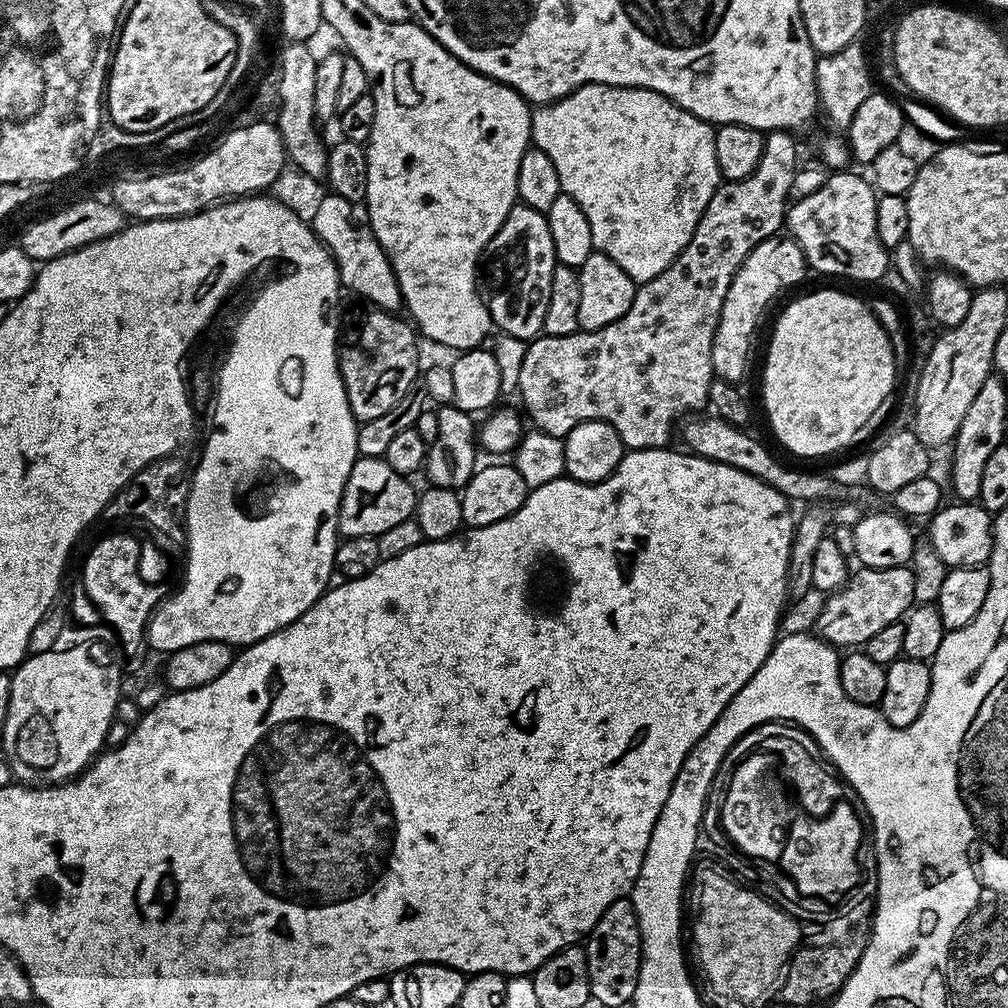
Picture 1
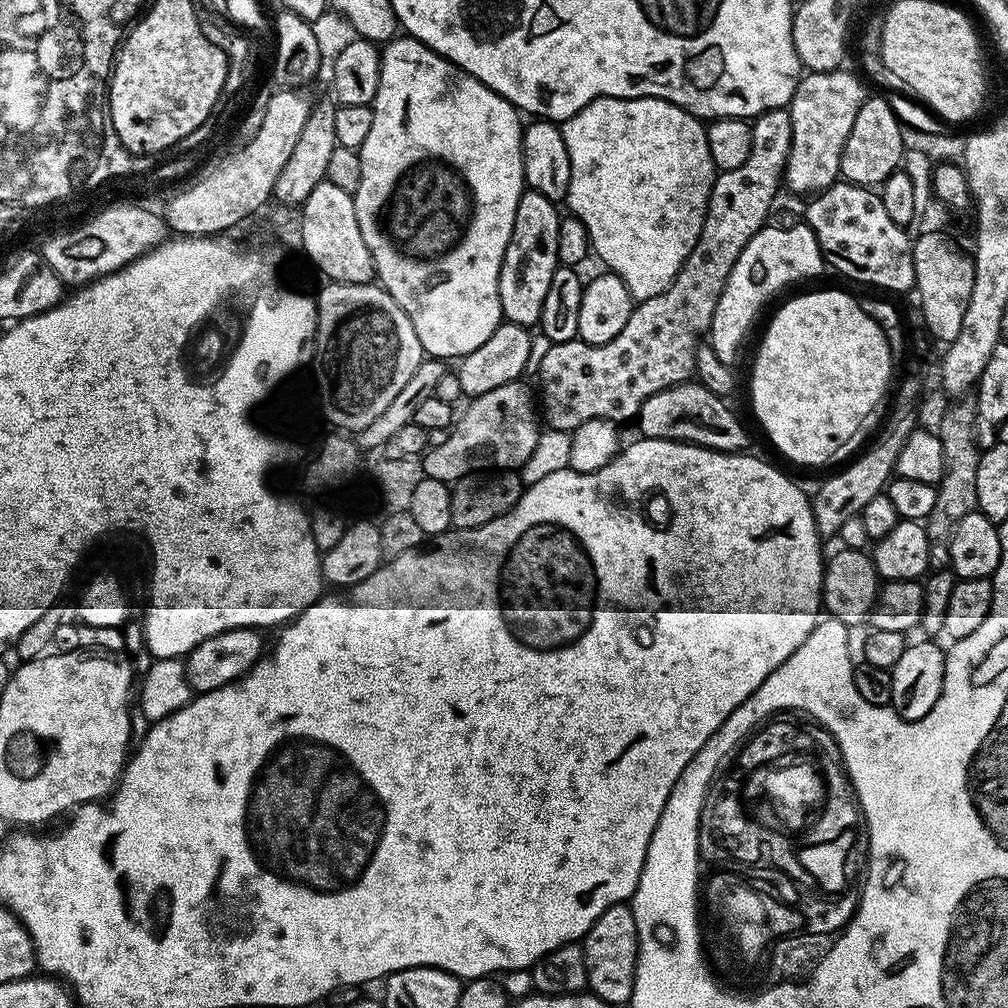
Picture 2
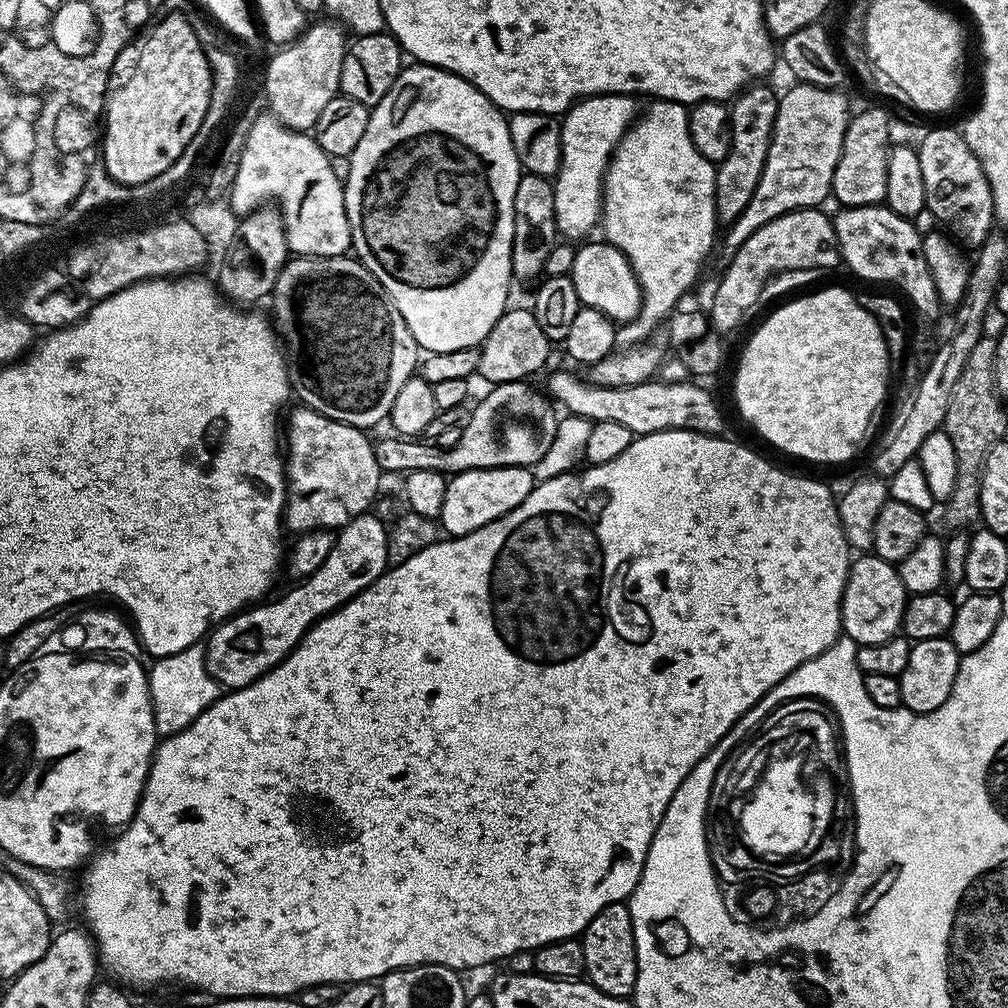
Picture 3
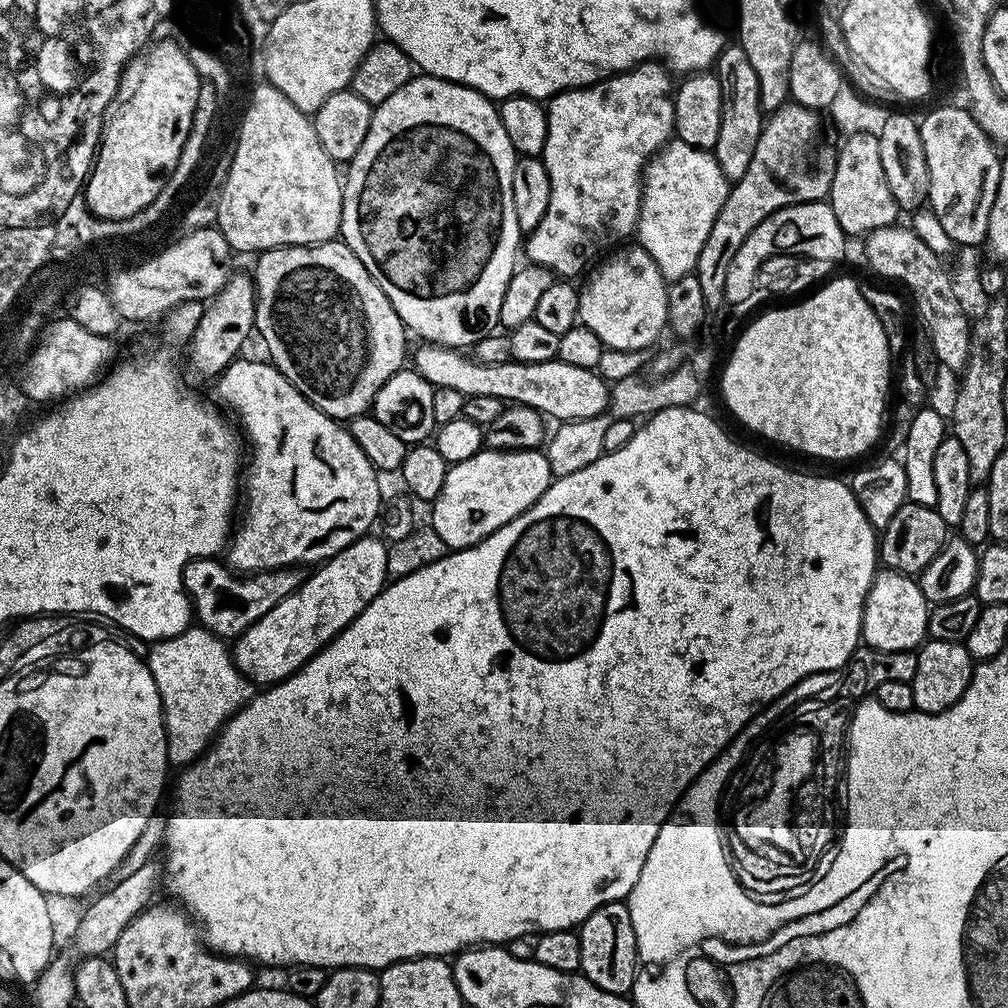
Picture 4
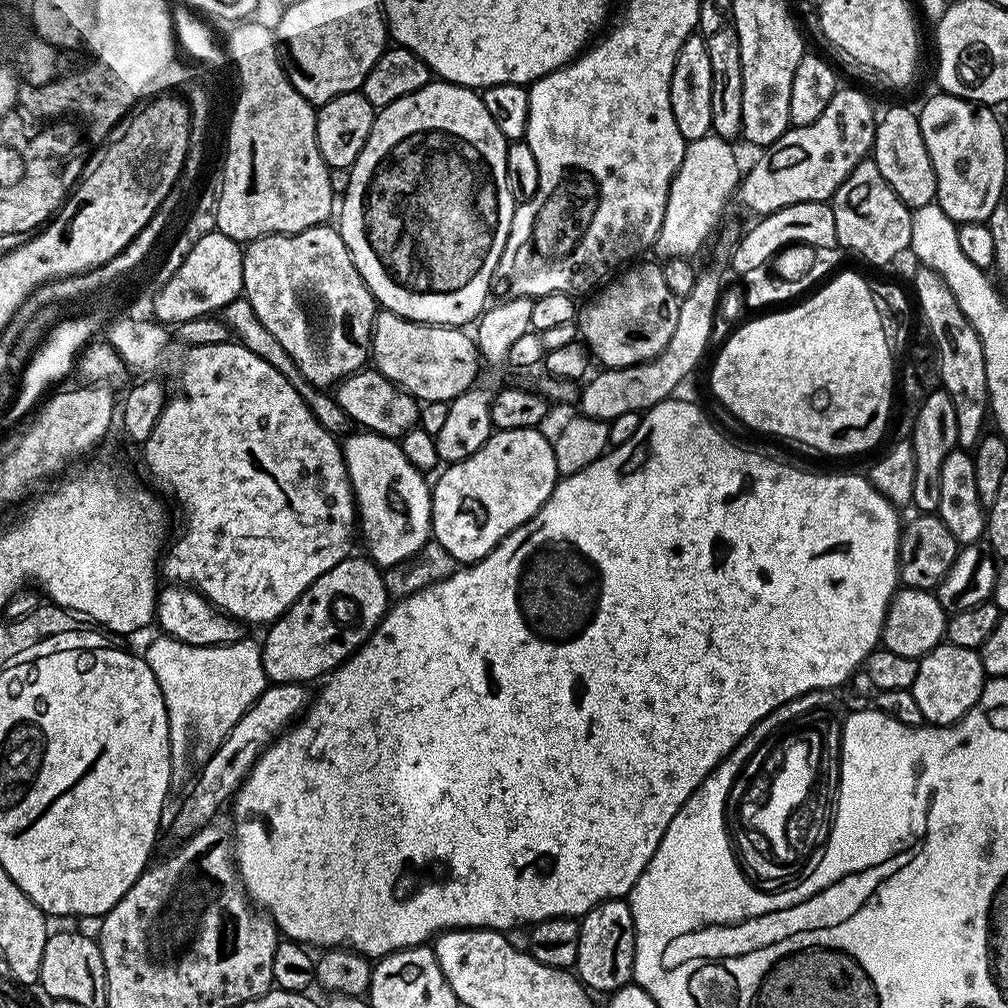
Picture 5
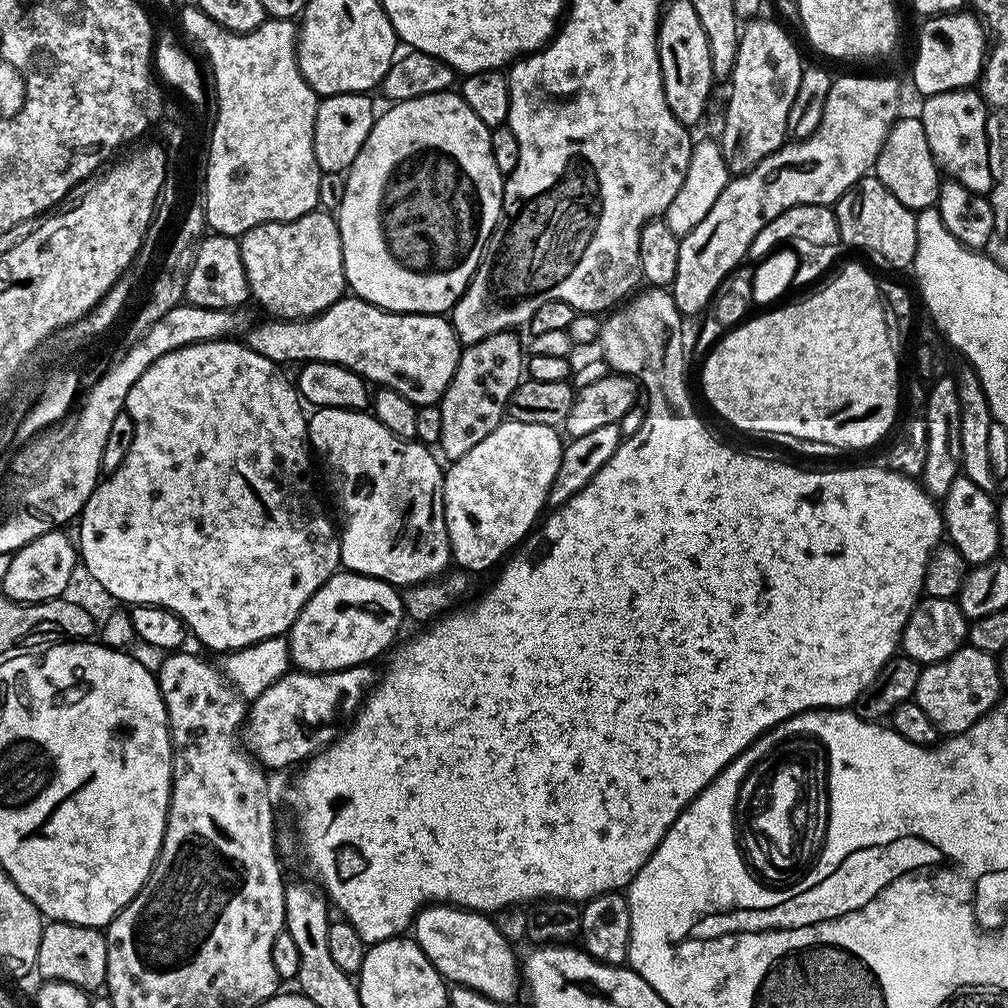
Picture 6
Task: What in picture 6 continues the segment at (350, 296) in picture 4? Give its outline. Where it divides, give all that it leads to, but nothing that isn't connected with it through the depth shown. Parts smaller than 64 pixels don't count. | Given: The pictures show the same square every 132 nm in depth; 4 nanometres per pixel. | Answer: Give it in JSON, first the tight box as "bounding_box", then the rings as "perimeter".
{"bounding_box":[239,210,345,320],"perimeter":[[[317,210],[299,216],[296,220],[275,220],[255,224],[249,232],[239,237],[242,266],[246,266],[248,291],[268,311],[267,315],[281,320],[294,320],[317,316],[345,295],[344,259],[342,238],[337,217],[331,211]]]}

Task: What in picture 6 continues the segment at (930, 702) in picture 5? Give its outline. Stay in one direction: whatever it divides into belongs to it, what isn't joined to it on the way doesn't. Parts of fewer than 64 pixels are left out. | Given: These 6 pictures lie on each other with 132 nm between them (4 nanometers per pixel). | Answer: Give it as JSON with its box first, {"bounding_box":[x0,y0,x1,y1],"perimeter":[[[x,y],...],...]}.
{"bounding_box":[914,646,1001,734],"perimeter":[[[965,646],[959,648],[954,654],[950,654],[950,658],[942,662],[921,667],[914,699],[918,702],[918,706],[922,706],[922,710],[926,710],[930,722],[934,722],[934,726],[938,726],[941,733],[955,734],[974,726],[974,722],[981,720],[996,705],[996,701],[1001,699],[1001,696],[1000,666],[997,657]]]}

